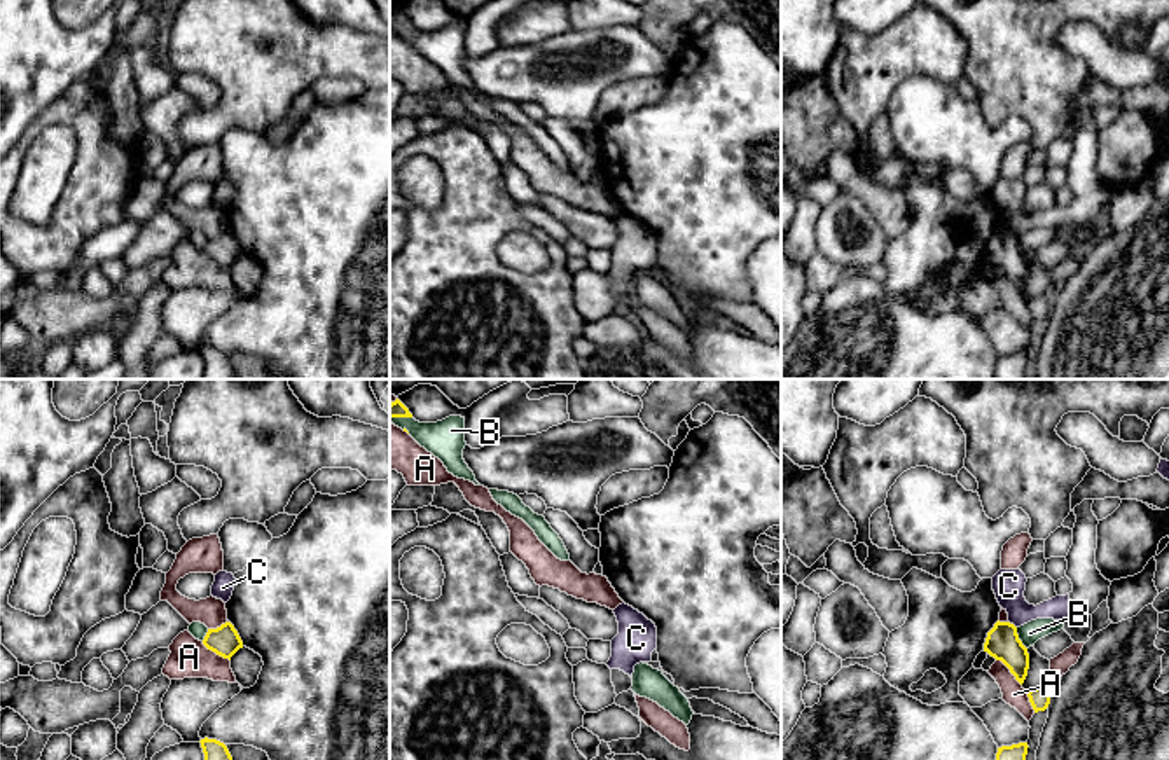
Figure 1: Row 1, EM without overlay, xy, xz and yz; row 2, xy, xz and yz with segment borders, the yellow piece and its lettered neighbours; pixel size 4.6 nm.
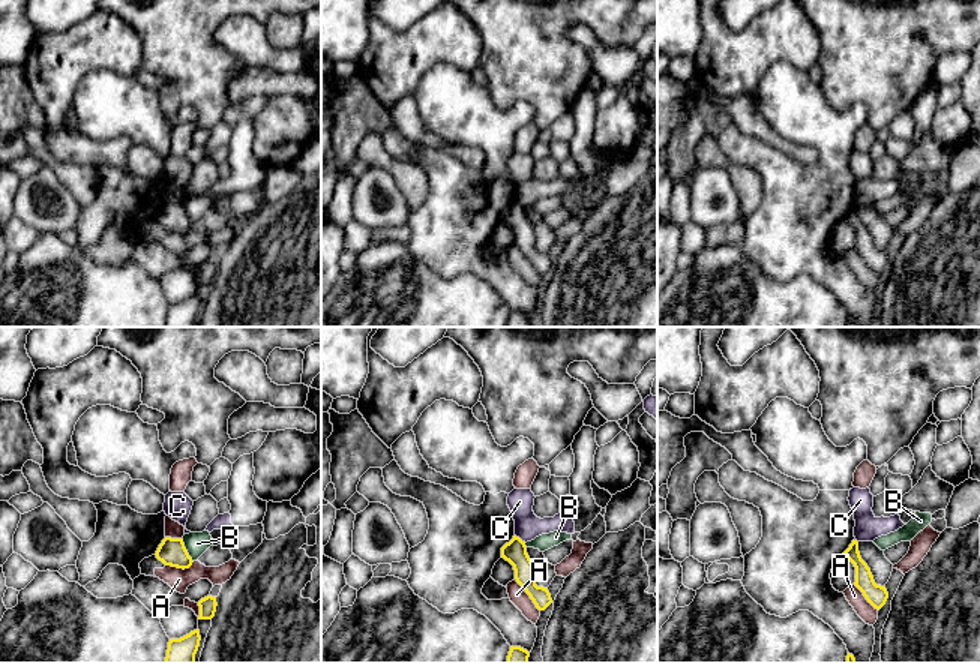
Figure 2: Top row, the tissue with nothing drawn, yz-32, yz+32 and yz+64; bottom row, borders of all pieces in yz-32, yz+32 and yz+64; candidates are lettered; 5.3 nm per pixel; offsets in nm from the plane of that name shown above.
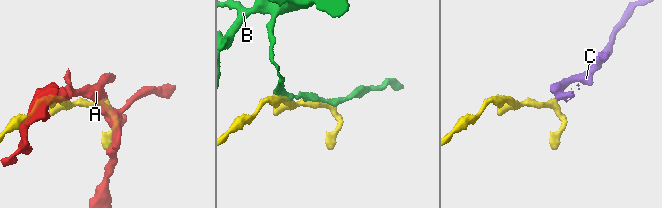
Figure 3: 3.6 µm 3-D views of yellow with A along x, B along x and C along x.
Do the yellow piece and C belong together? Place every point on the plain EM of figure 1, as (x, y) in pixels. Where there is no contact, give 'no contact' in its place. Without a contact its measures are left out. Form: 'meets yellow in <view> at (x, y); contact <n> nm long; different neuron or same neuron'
meets yellow in yz at (1012, 233); contact 50 nm long; different neuron

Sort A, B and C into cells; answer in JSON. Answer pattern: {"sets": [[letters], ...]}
{"sets": [["A"], ["B"], ["C"]]}

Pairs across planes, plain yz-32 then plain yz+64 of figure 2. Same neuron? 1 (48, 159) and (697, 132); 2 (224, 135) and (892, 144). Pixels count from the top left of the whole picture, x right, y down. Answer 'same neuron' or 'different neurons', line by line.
1: different neurons
2: different neurons

